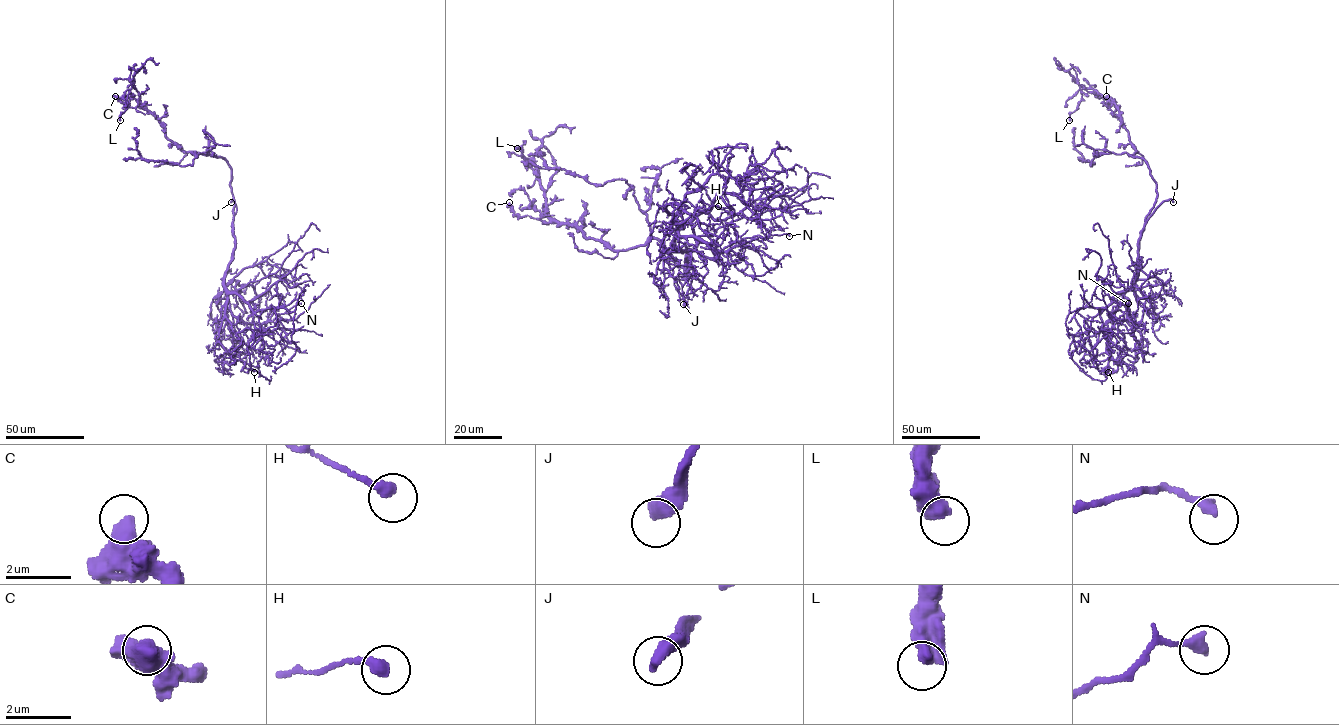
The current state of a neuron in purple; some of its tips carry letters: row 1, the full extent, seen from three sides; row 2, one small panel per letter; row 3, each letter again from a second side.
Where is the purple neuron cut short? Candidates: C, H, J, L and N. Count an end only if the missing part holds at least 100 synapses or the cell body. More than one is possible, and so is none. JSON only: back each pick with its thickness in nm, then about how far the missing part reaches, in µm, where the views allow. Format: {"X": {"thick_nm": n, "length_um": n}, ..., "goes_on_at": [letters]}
{"J": {"thick_nm": 440, "length_um": 60}, "goes_on_at": ["J"]}

